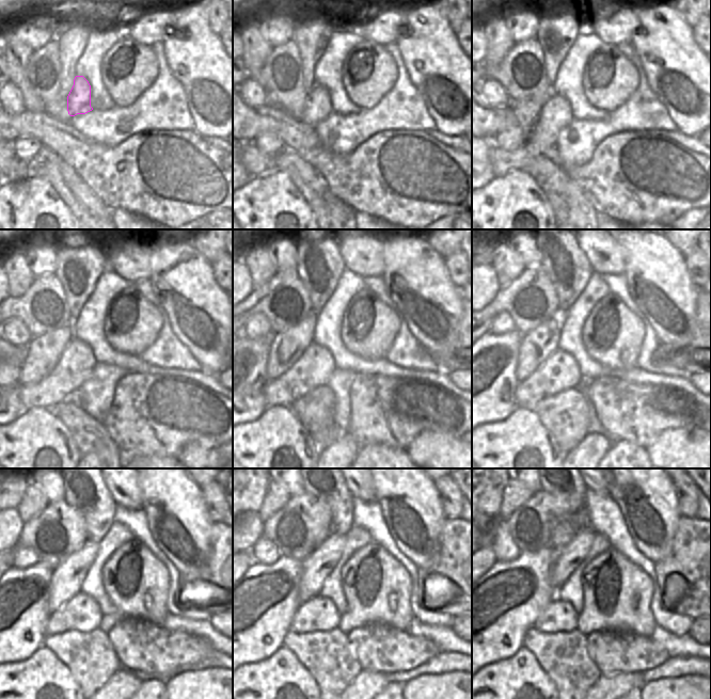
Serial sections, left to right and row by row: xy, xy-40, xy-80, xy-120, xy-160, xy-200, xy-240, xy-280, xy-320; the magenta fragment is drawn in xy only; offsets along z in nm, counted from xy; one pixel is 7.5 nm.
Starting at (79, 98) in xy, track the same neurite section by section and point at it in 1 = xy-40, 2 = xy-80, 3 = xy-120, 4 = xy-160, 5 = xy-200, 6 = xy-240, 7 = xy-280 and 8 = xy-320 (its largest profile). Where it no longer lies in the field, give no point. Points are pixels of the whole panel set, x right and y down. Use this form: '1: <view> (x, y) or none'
1: xy-40 (317, 108)
2: xy-80 (555, 114)
3: xy-120 (77, 361)
4: xy-160 (314, 368)
5: xy-200 (559, 372)
6: xy-240 (81, 613)
7: xy-280 (318, 614)
8: xy-320 (559, 617)

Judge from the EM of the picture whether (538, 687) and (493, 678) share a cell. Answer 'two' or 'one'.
one

